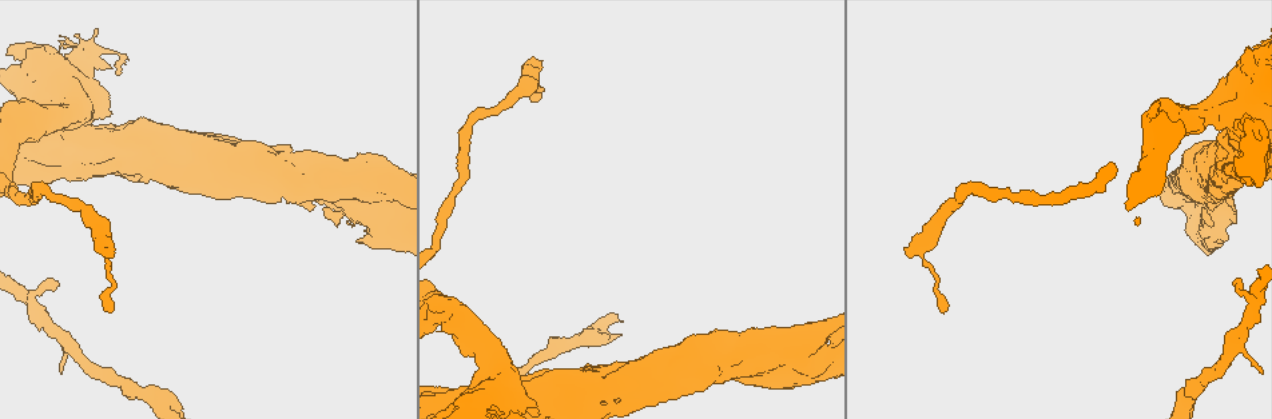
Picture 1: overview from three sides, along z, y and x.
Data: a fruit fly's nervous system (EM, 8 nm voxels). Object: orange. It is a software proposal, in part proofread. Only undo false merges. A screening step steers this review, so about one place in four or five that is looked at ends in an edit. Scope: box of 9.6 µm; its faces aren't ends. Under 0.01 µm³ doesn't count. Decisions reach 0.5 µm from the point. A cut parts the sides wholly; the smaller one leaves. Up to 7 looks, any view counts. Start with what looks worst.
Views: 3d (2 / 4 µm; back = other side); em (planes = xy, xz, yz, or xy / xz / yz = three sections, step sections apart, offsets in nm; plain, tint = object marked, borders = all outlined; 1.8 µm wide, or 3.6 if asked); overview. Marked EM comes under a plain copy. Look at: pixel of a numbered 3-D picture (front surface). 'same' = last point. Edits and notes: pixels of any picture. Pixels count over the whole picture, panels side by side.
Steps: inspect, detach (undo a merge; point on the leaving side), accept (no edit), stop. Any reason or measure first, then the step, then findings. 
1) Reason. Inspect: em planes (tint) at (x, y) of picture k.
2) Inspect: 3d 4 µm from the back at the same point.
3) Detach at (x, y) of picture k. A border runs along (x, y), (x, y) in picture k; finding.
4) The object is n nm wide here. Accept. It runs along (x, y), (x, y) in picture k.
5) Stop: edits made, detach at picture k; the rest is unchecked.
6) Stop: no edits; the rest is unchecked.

Closes a loop. Inspect: 3d 4 µm at (131, 155) of picture 1.

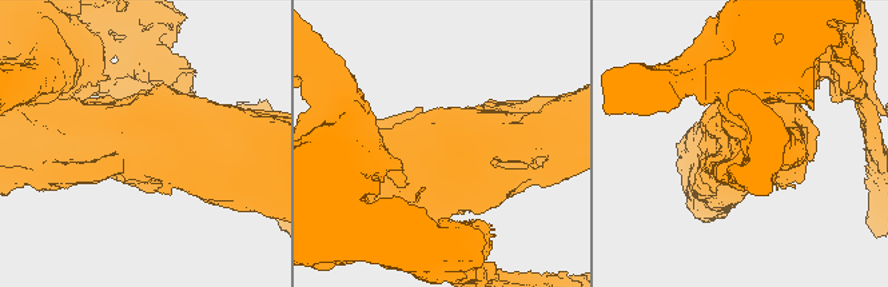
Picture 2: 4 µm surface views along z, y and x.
Need the tissue. Inspect: em 3.6 µm planes (tint) at (142, 149) of picture 2.

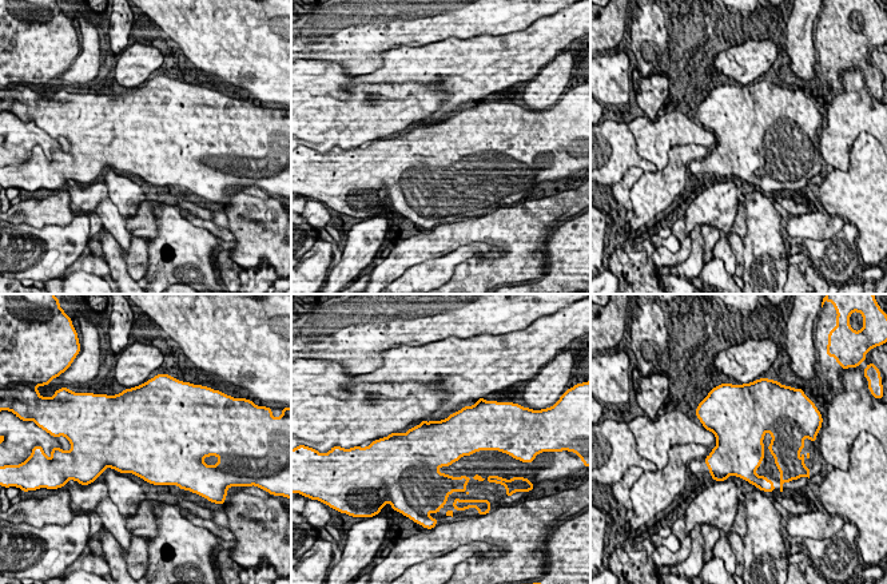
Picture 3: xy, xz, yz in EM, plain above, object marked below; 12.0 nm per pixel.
The object is 650 nm wide here. Accept. One neuron here.

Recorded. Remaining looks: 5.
Thick turns thin. Inspect: 3d 4 µm at (495, 375) of picture 1.

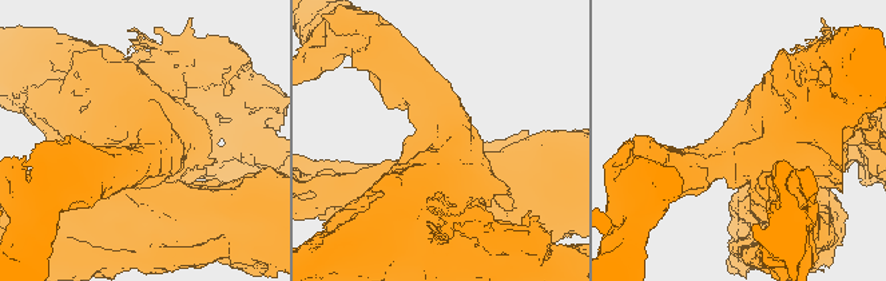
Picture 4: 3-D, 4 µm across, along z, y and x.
Inspect: em 3.6 µm yz step 4 (tint) at (737, 155) of picture 4.

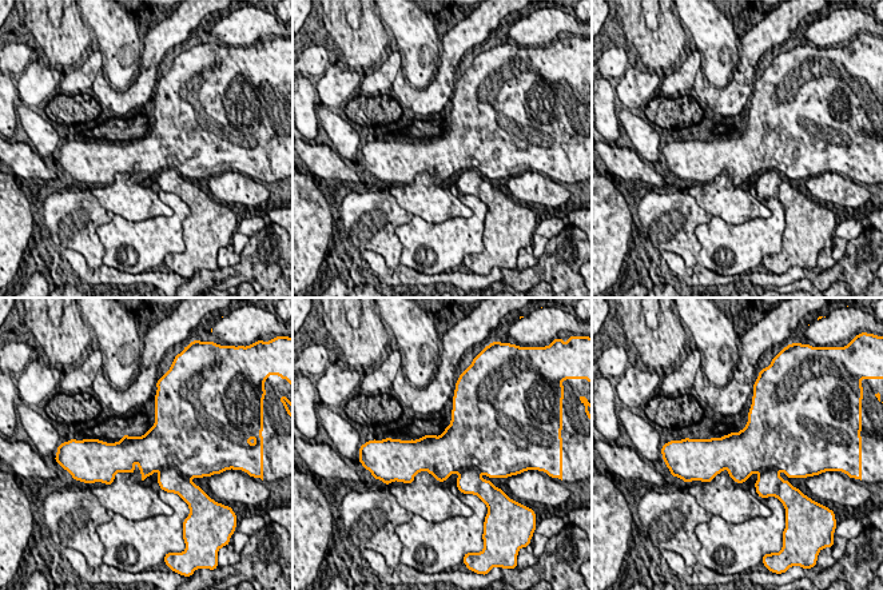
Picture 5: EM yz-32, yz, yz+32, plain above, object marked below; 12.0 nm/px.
The object is 500 nm wide here. Detach at (190, 454) of picture 5. A border runs along (174, 466), (181, 474) in picture 5; two neurons meet here.

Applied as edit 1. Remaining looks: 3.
Sudden change in width. Inspect: em 3.6 µm planes (tint) at (292, 168) of picture 1.

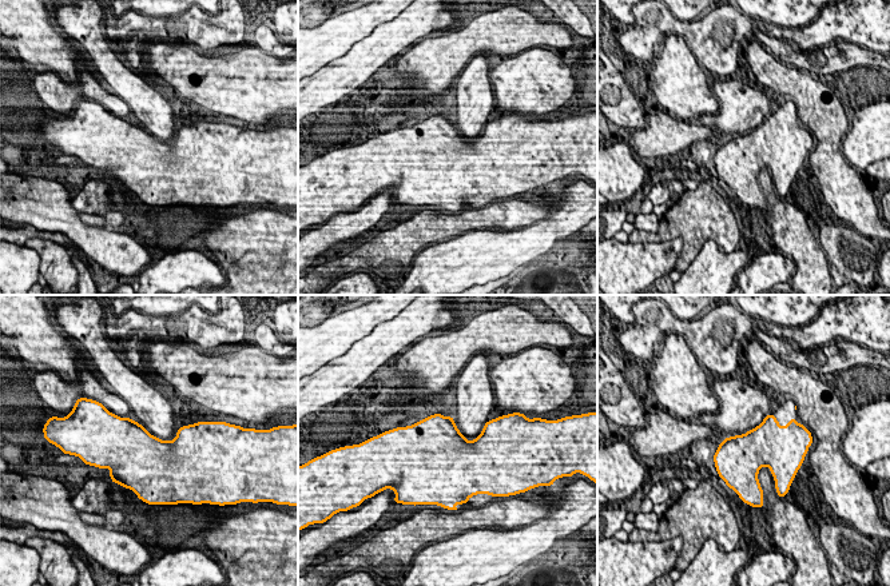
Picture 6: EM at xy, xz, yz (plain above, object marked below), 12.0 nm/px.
The object is 500 nm wide here. Accept. Continuous, no second neuron.

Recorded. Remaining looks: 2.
Stop: edits made, detach at picture 5; the rest is unchecked.

